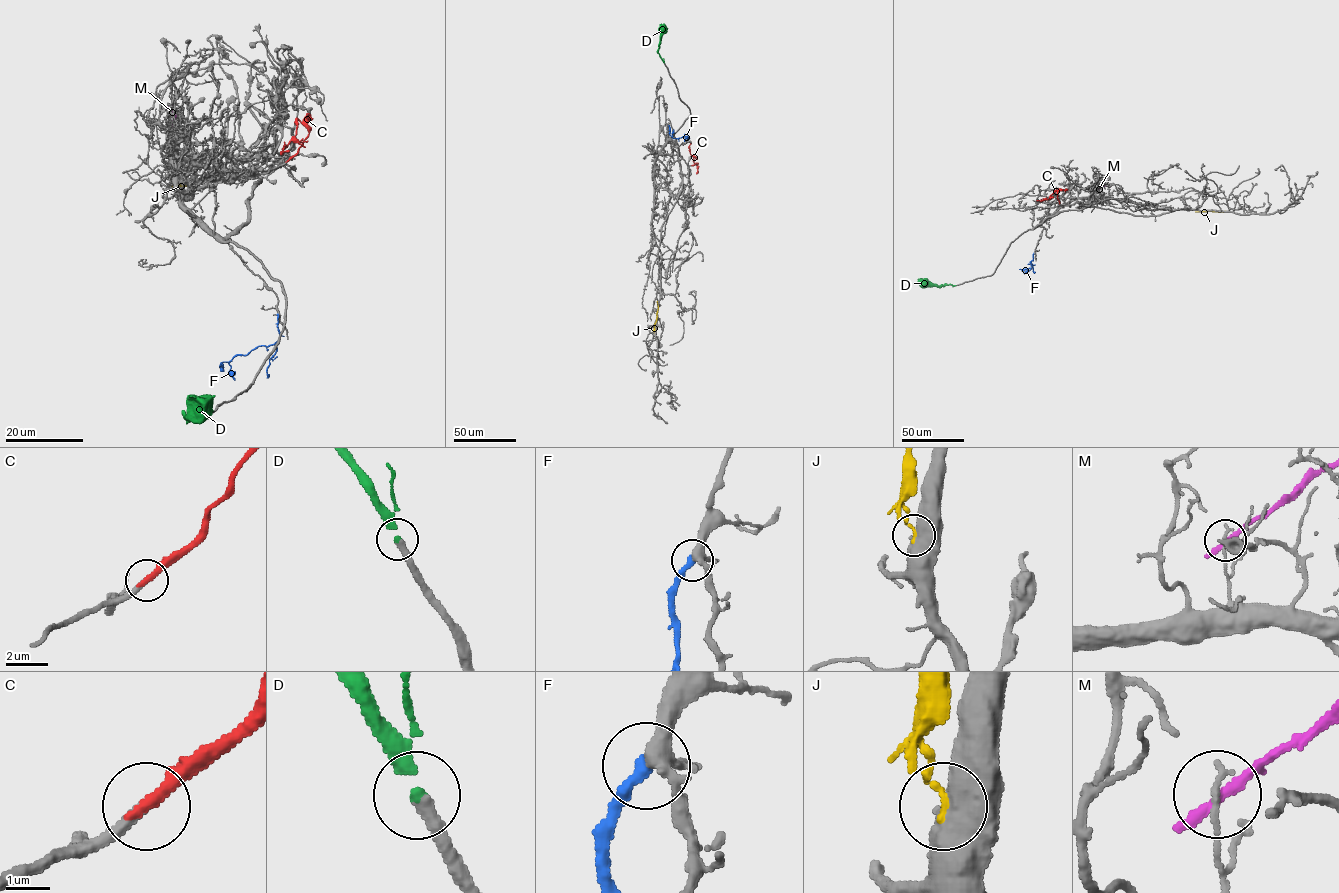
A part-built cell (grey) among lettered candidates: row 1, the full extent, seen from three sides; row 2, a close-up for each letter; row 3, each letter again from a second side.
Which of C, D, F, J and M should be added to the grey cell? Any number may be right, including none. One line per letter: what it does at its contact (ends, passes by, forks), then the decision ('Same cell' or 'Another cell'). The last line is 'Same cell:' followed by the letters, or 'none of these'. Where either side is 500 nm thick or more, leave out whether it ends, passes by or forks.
C: It ends there. Same cell
D: It ends there. Same cell
F: It ends there. Another cell
J: Another cell
M: It ends there. Another cell
Same cell: C, D

